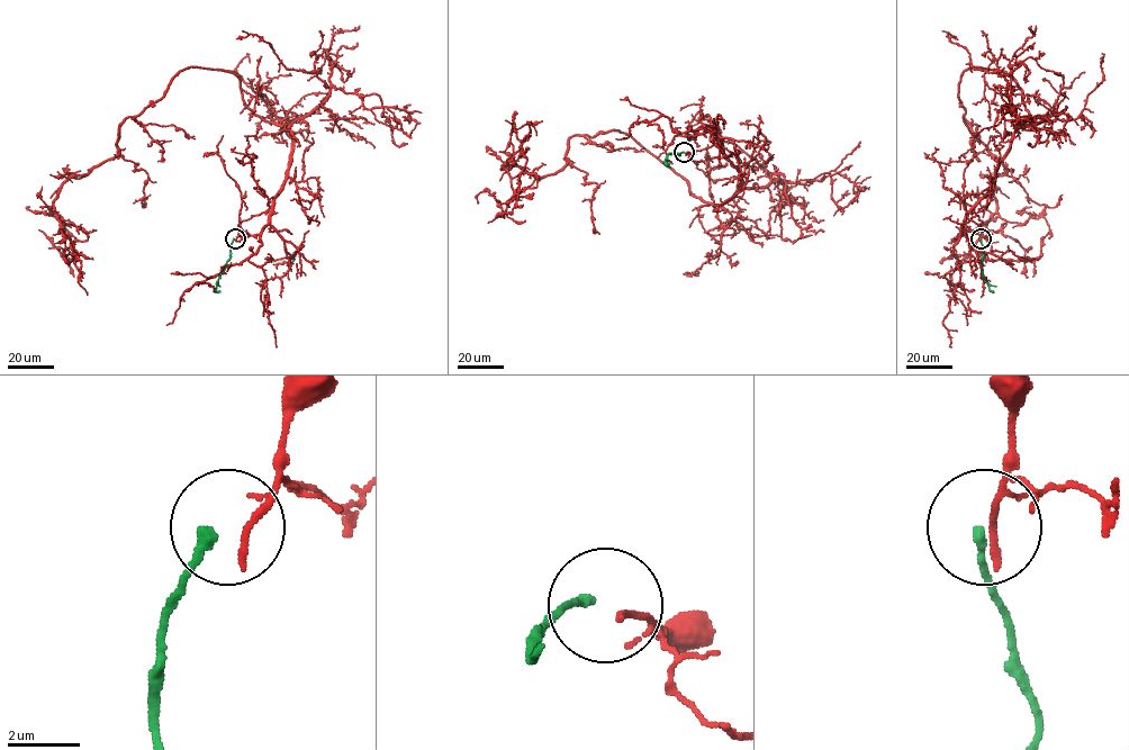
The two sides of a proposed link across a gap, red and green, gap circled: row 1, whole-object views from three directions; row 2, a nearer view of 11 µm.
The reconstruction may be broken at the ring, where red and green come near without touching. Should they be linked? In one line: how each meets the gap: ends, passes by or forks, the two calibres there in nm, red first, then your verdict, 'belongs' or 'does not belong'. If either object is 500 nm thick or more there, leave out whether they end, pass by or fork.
red ends; green ends; calibres 260 and 300 nm; does not belong

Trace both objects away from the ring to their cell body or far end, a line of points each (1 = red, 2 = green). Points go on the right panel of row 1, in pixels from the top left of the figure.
1: (981, 238), (1033, 120), (971, 68), (964, 122), (1005, 173), (975, 249), (1035, 261), (1050, 229)
2: (980, 238), (982, 278), (993, 291)

